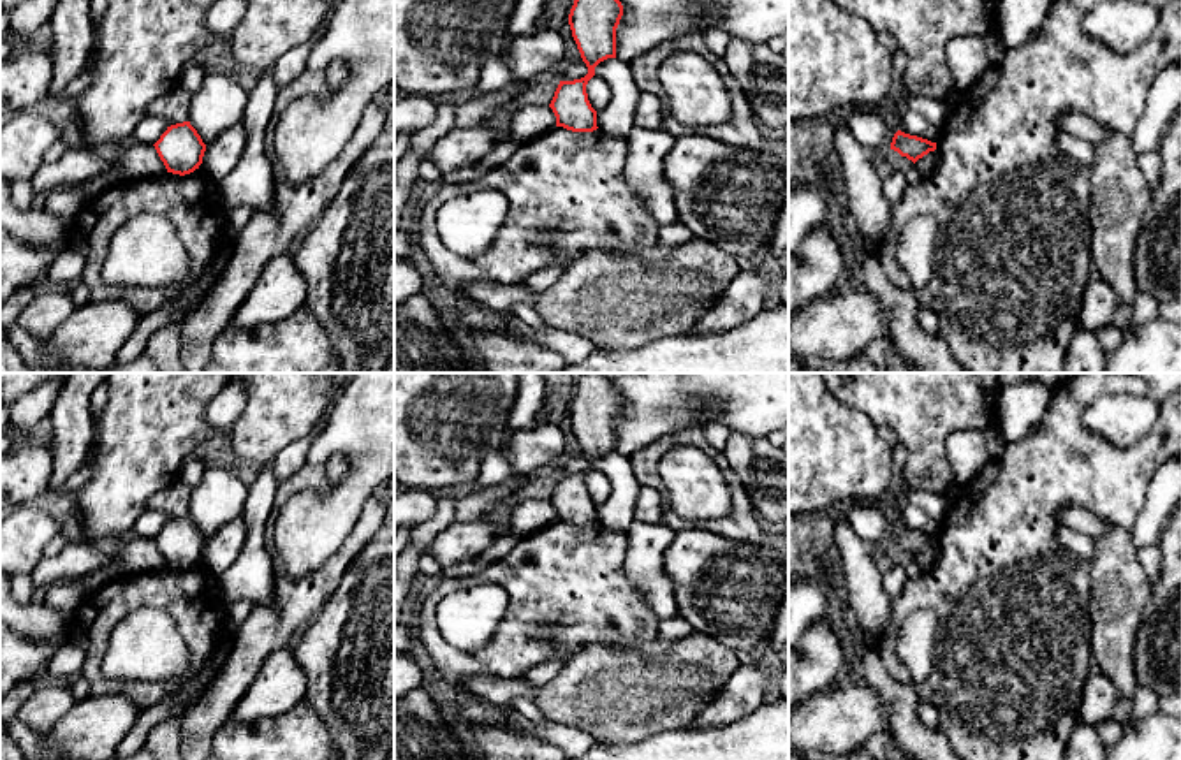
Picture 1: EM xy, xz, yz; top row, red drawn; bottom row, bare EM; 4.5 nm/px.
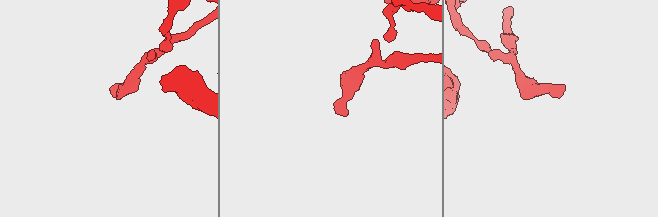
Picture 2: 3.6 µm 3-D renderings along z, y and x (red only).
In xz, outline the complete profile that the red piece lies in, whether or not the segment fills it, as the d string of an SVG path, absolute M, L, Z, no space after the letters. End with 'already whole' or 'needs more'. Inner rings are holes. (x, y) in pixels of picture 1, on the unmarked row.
M583 373L576 382L568 419L588 468L581 473L560 475L549 498L556 510L556 521L572 526L598 522L597 505L588 494L586 479L600 456L616 452L616 422L621 410L623 399L611 378L602 373Z; already whole

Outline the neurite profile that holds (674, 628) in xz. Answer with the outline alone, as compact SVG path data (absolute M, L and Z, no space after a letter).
M679 616L658 623L658 637L664 640L678 640L690 633L693 633L692 626Z

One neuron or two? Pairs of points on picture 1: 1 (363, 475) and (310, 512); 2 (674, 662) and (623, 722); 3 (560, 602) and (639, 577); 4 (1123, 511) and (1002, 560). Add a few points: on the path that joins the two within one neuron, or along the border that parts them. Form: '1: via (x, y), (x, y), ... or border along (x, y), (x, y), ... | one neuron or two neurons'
1: via (351, 488), (322, 512) | one neuron
2: via (660, 676), (629, 708) | one neuron
3: border along (629, 539), (625, 577), (630, 588), (655, 613) | two neurons
4: via (1092, 496), (1062, 496), (1034, 528) | one neuron

